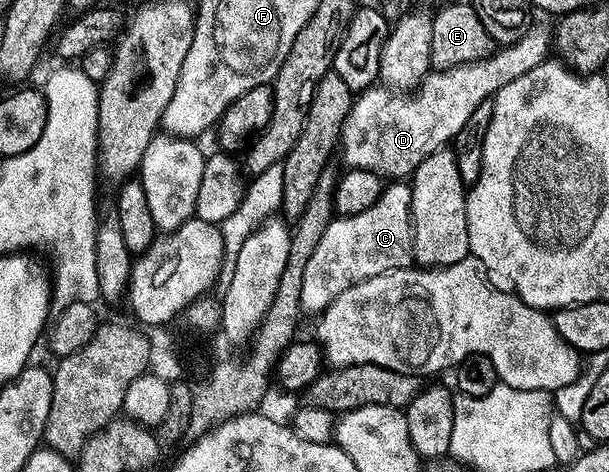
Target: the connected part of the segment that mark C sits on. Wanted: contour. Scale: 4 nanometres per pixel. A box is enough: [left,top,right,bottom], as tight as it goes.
[301,184,413,315]

